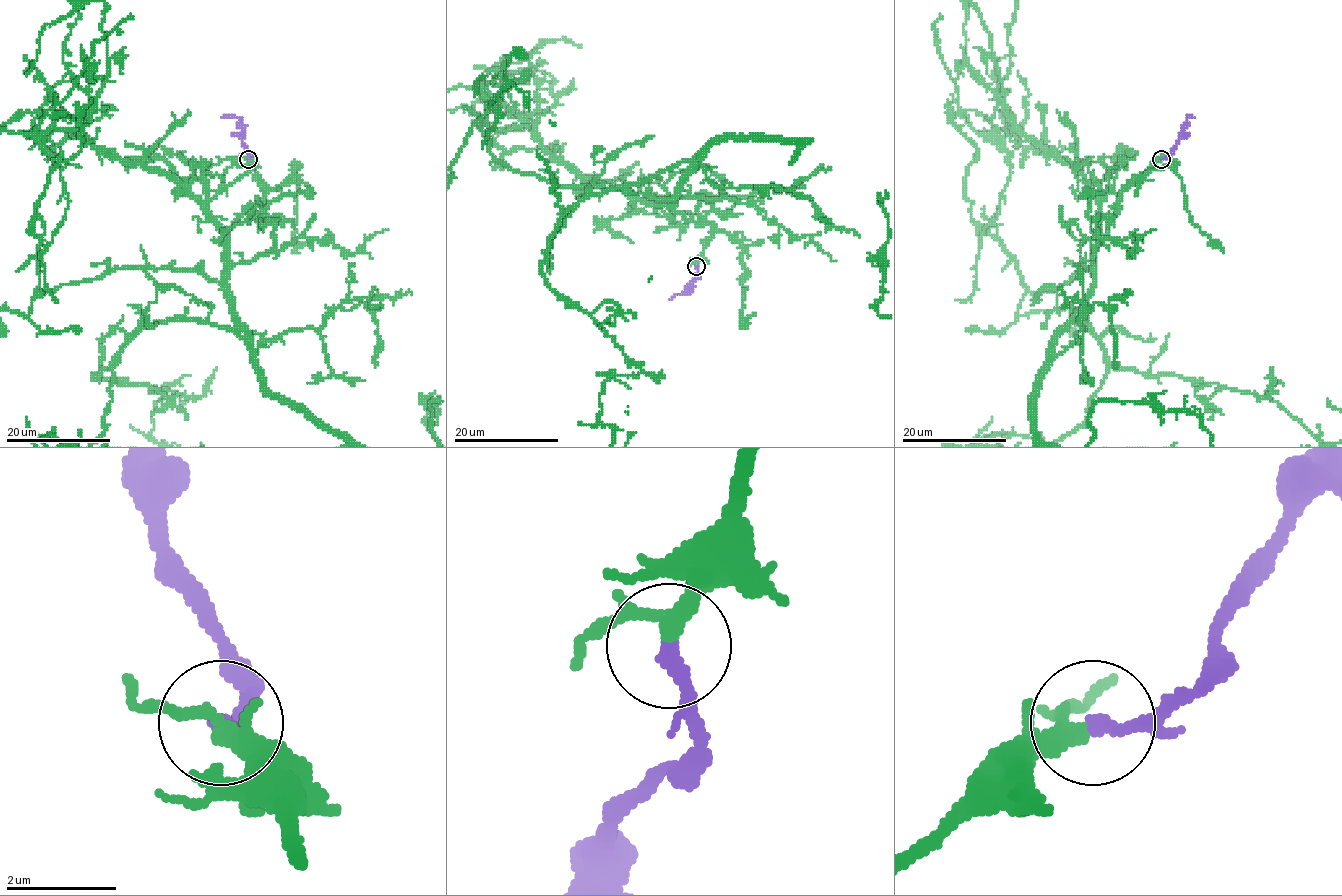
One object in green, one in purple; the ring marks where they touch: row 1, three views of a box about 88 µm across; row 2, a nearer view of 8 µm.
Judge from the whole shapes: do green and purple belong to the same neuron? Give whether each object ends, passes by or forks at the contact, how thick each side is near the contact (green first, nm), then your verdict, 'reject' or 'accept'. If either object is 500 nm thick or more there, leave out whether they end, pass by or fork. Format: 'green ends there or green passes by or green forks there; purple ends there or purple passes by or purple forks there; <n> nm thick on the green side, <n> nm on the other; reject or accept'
green forks there; purple ends there; 240 nm thick on the green side, 280 nm on the other; accept

